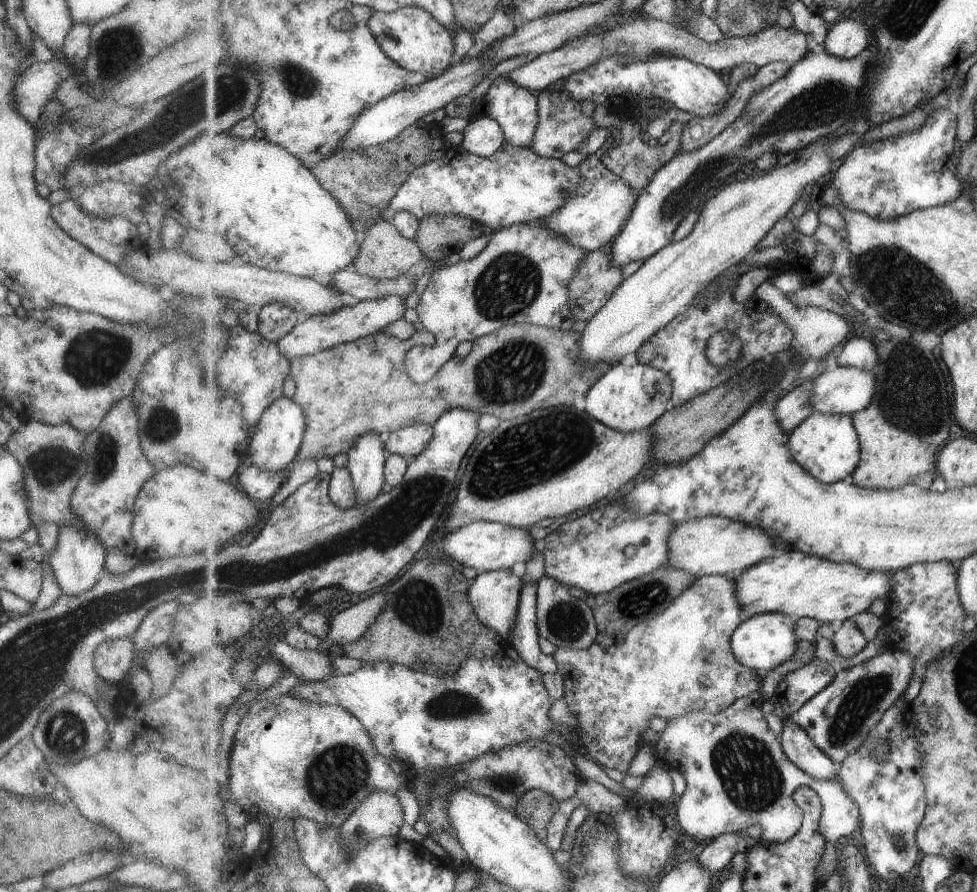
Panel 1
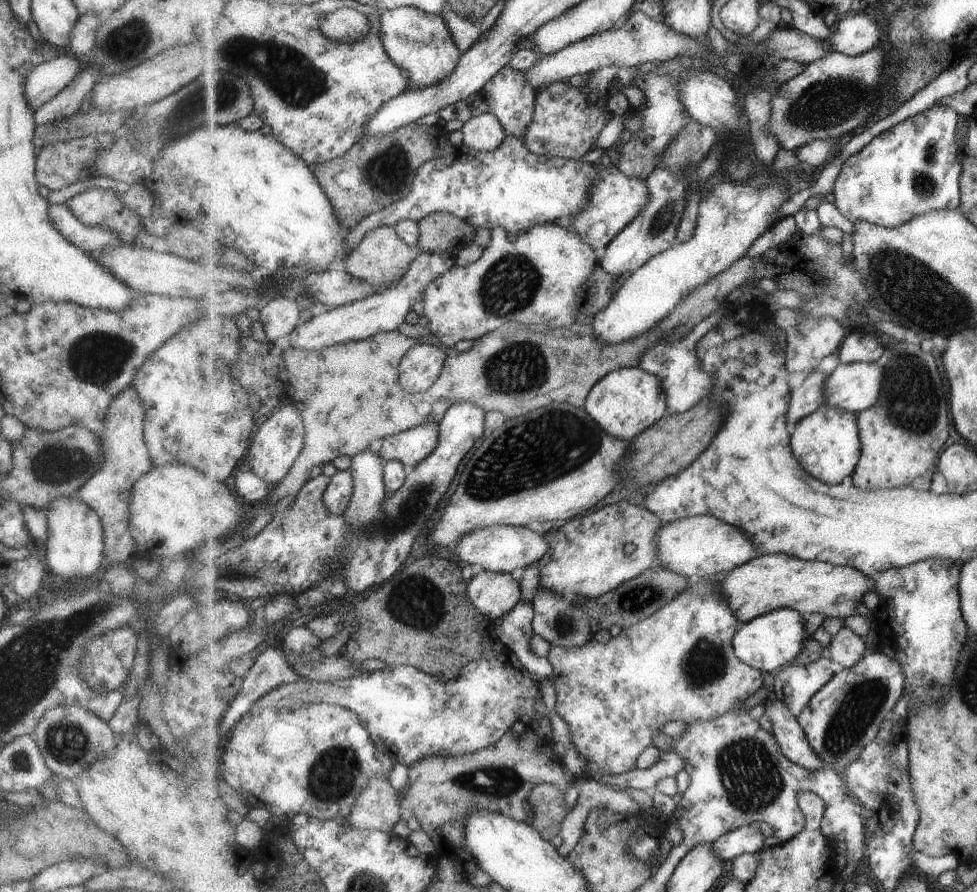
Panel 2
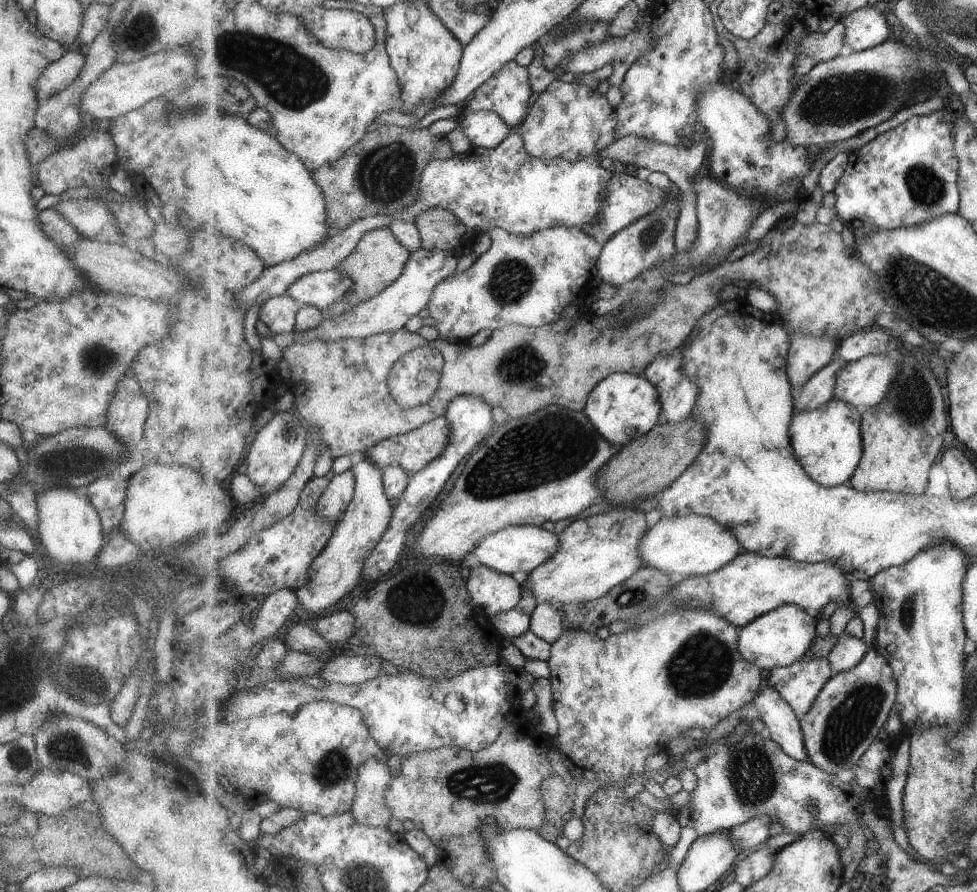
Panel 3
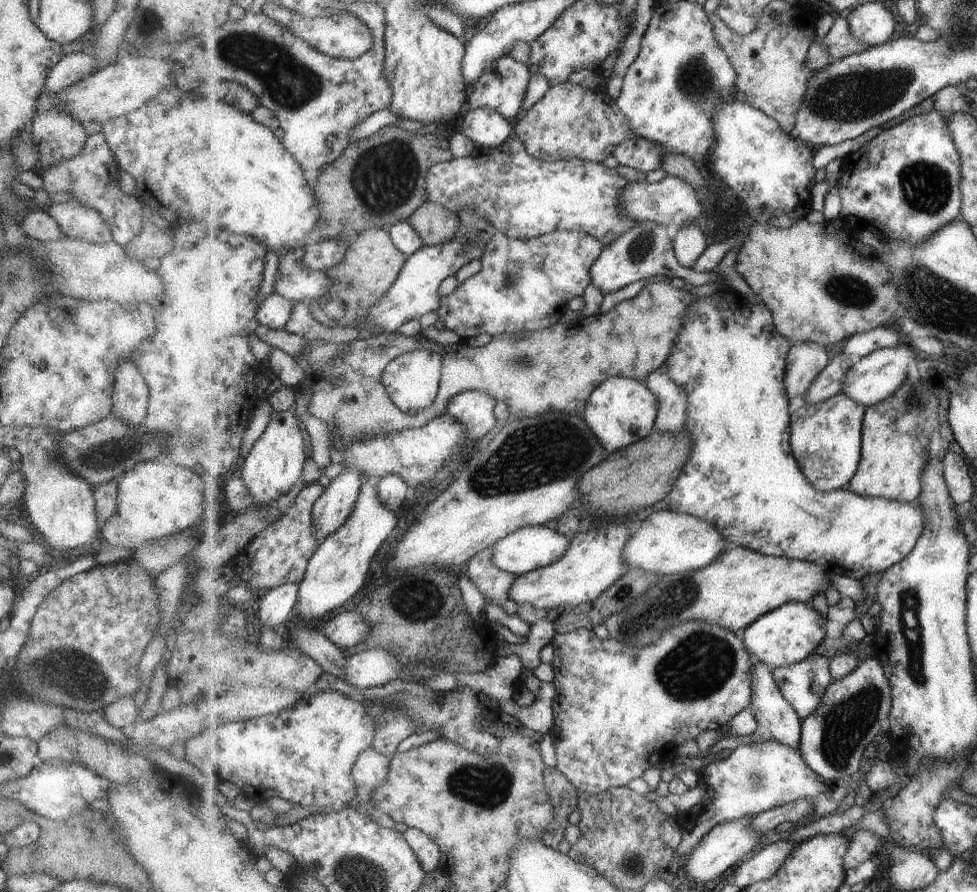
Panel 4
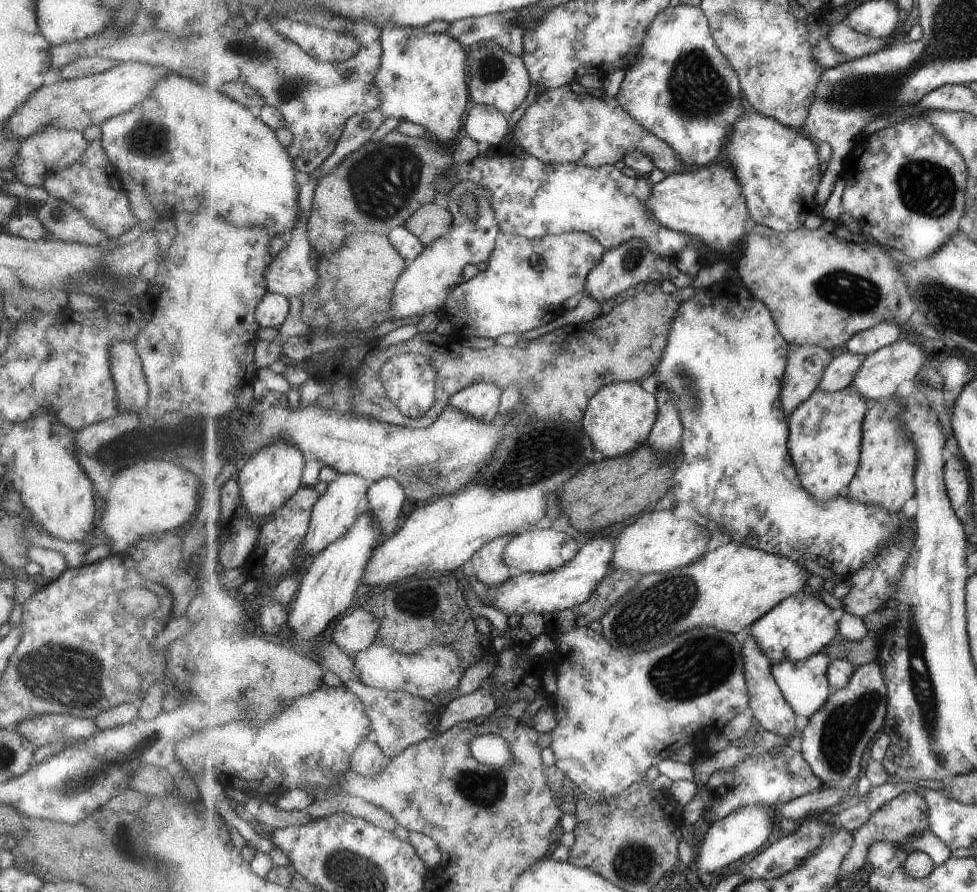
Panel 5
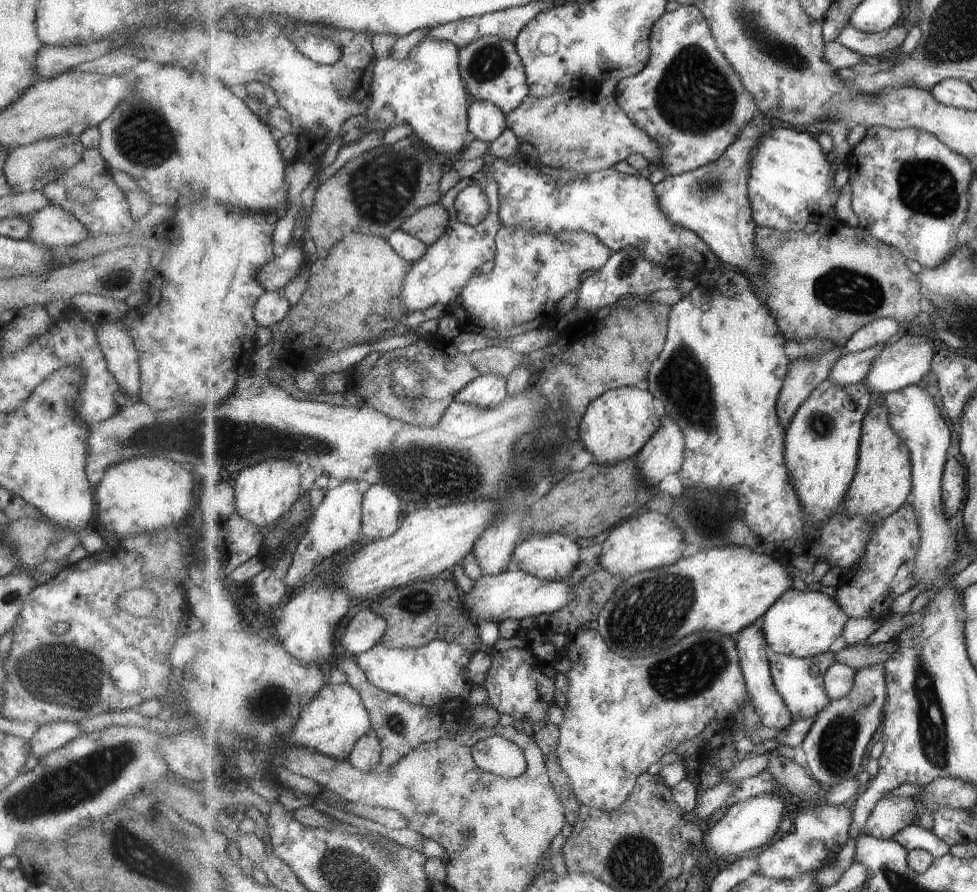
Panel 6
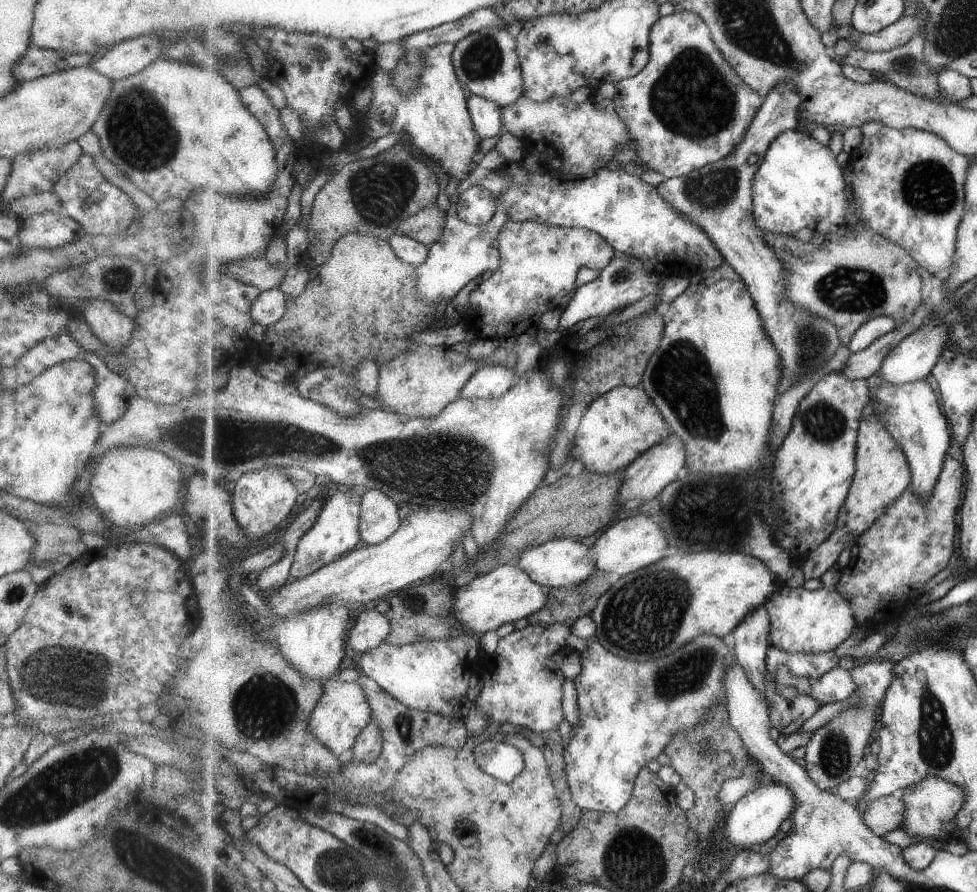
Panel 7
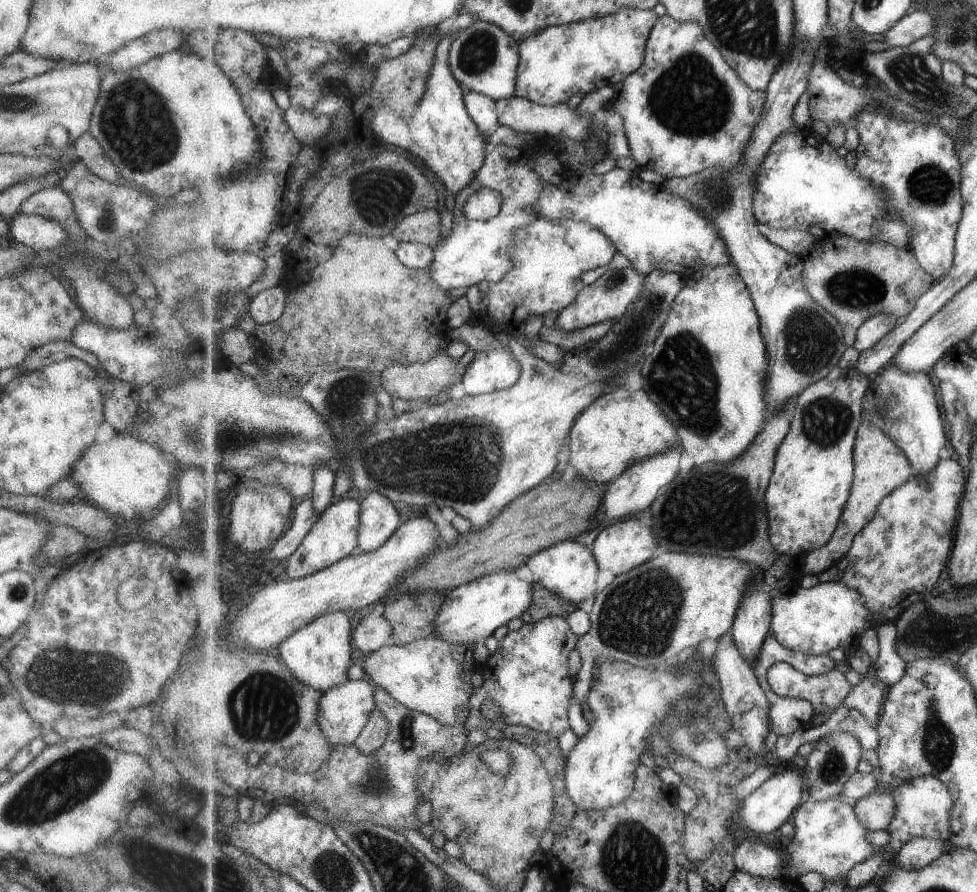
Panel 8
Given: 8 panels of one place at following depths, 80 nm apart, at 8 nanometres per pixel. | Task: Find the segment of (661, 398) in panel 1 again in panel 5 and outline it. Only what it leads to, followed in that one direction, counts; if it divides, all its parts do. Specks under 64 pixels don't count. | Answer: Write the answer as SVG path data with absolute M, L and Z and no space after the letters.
M634 382L613 383L603 387L587 407L581 426L603 458L612 459L635 452L650 439L660 411L658 397Z

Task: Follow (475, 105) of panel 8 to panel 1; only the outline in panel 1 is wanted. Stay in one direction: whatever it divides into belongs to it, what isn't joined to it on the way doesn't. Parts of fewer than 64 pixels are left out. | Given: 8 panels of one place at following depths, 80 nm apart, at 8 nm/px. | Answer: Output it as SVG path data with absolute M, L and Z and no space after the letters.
M475 116L463 132L462 147L471 154L490 157L505 143L506 136L495 117Z

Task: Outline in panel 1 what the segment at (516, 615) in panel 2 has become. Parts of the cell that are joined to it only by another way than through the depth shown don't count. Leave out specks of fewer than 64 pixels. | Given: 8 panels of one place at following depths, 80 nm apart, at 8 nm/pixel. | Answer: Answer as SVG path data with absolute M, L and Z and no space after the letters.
M538 584L525 585L519 603L514 627L508 634L511 652L517 652L534 669L543 674L558 672L558 662L554 656L546 655L535 643L538 632Z

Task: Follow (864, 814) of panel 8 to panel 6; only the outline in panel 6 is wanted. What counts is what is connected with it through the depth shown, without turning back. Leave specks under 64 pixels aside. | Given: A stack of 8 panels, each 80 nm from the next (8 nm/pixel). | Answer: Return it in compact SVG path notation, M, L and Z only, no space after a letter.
M883 797L872 810L862 832L880 839L893 839L899 831L918 819L918 804L913 797Z

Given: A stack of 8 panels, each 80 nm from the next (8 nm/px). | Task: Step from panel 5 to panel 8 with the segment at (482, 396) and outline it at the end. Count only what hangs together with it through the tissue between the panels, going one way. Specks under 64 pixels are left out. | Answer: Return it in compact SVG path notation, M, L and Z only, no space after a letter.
M463 324L456 329L449 328L448 336L449 340L464 341L467 346L476 351L473 361L467 366L466 374L462 378L466 394L492 393L518 383L519 377L522 375L522 363L507 345L509 344L508 339L503 339L502 335L493 332L483 324L477 324L474 327Z

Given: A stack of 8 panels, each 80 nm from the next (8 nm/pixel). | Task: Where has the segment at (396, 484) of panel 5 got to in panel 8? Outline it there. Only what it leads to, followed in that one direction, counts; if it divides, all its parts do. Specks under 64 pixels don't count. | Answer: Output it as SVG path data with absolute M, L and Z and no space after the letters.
M369 492L361 503L361 526L358 528L359 551L368 553L381 548L402 525L393 501L379 492Z

